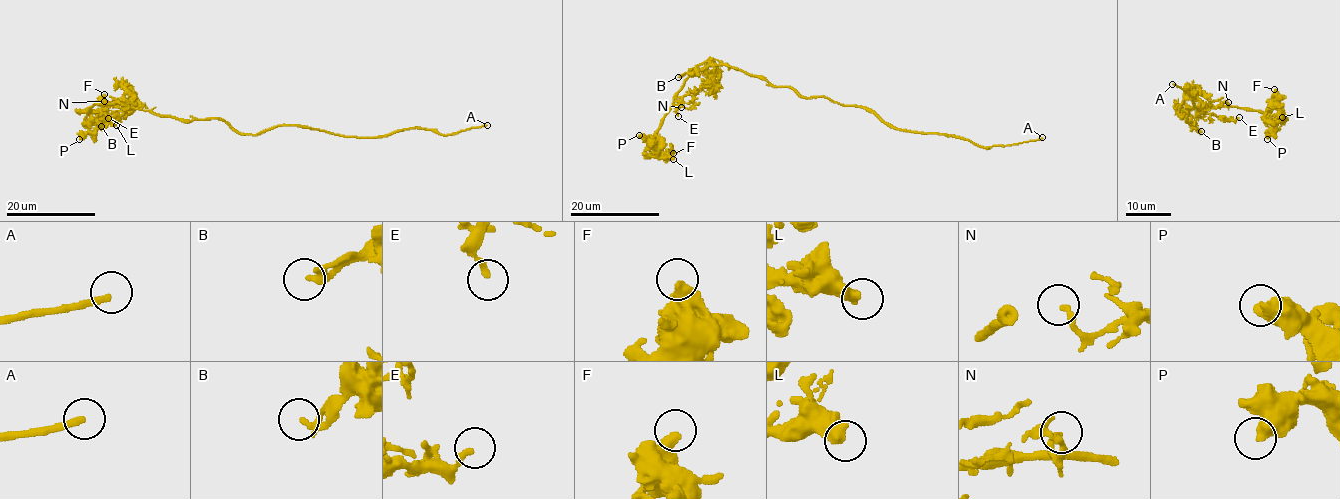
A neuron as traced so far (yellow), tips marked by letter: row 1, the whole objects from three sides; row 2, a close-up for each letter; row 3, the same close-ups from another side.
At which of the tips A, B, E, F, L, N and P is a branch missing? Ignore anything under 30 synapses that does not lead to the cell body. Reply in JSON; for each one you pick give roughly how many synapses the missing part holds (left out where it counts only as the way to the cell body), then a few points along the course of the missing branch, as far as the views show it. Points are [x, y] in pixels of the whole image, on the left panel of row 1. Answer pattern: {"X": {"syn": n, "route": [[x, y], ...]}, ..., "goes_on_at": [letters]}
{"goes_on_at": []}

